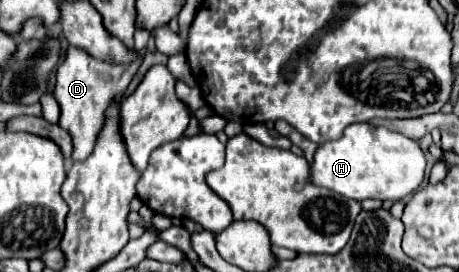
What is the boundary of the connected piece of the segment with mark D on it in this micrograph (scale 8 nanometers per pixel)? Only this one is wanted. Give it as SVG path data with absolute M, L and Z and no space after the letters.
M68 46L64 62L56 70L54 96L62 110L60 126L64 130L68 130L68 134L72 136L72 142L74 142L72 160L86 160L92 154L96 136L98 136L100 128L104 126L106 108L110 106L110 102L116 100L118 94L124 94L124 90L132 78L132 72L128 76L124 76L128 68L130 66L120 66L116 70L116 66L108 66L106 62L92 58L88 52L80 50L76 46Z

